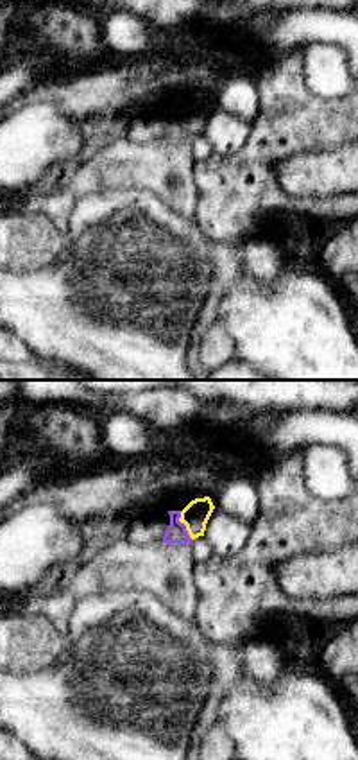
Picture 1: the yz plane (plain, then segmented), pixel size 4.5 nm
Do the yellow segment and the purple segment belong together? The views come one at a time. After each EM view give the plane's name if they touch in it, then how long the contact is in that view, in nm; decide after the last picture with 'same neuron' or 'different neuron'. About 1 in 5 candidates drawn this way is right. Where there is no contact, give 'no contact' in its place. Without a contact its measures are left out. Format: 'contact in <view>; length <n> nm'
contact in yz; length 140 nm

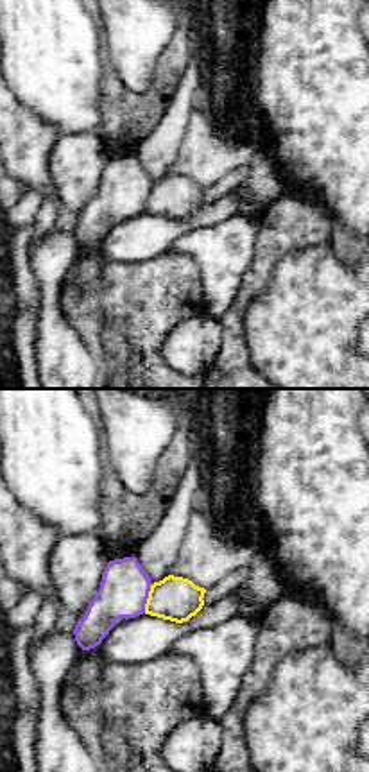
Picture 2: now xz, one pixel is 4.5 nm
contact in xz; length 130 nm

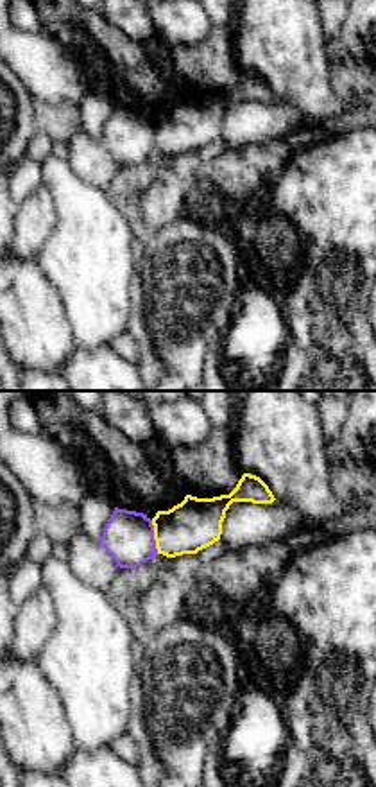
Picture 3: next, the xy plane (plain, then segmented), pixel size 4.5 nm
contact in xy; length 160 nm

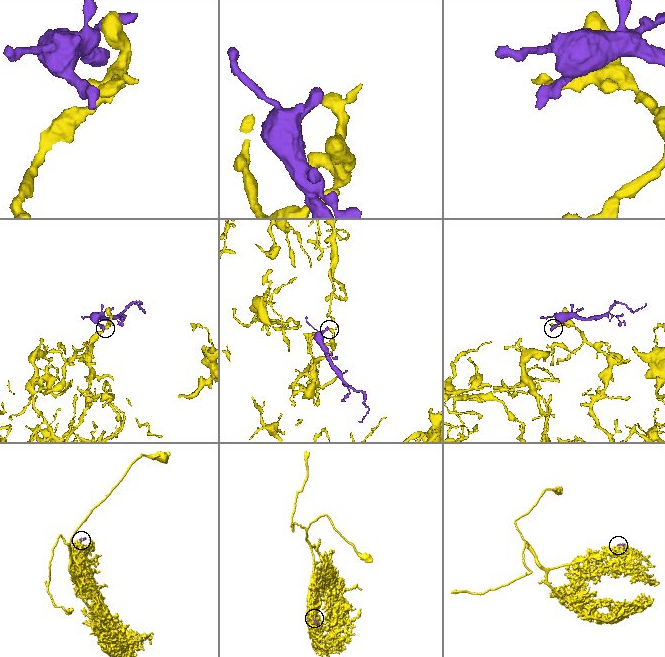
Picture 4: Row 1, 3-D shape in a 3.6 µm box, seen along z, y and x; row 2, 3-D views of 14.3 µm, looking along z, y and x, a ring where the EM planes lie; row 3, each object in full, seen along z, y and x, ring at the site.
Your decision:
different neuron

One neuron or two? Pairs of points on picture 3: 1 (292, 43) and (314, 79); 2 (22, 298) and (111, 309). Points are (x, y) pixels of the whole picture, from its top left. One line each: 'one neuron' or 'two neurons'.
1: one neuron
2: two neurons

